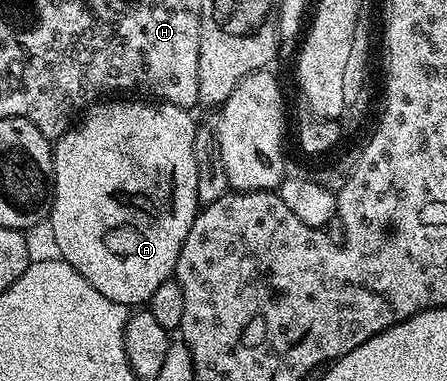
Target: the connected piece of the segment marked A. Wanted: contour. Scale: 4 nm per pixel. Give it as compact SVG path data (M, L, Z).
M102 99L89 106L81 120L71 124L66 134L53 142L54 202L50 208L48 226L50 225L50 233L54 236L54 245L58 248L57 256L67 261L80 275L84 275L84 279L88 279L88 283L92 283L92 287L96 287L96 291L100 291L100 295L104 295L104 299L112 303L120 303L127 307L145 306L150 300L152 291L156 291L160 283L173 278L176 259L180 259L180 247L184 247L184 239L200 208L196 195L194 115L189 109L159 103L154 99Z

